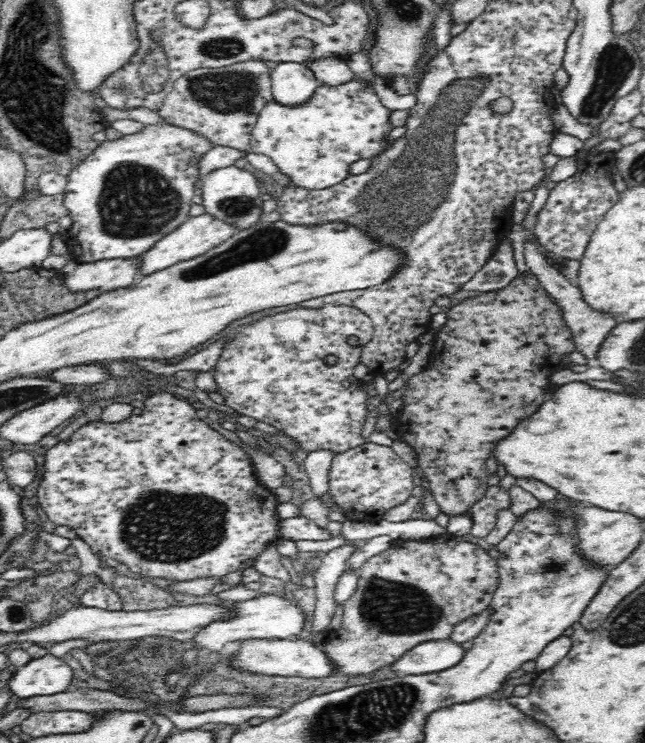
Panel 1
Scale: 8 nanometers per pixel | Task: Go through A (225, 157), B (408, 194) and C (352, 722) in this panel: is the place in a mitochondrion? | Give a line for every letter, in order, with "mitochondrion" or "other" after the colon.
A: other
B: mitochondrion
C: mitochondrion

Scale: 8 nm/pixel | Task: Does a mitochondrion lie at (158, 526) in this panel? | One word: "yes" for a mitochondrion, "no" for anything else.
yes

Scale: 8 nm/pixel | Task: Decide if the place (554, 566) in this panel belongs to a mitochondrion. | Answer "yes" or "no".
yes

